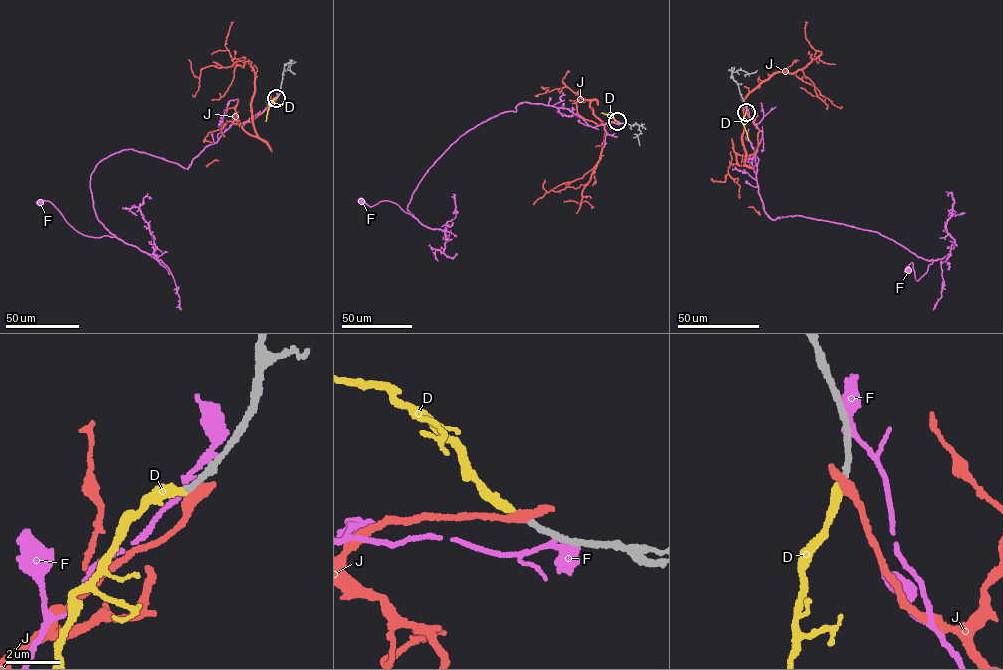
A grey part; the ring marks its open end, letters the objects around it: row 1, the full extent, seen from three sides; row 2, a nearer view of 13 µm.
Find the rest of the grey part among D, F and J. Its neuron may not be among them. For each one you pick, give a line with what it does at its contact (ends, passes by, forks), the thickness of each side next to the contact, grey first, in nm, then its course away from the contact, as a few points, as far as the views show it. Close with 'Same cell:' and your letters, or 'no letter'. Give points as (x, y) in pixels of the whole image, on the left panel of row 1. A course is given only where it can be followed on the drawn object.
D: it ends | 240/320 nm | via (276, 98), (269, 104), (265, 121)
Same cell: D

